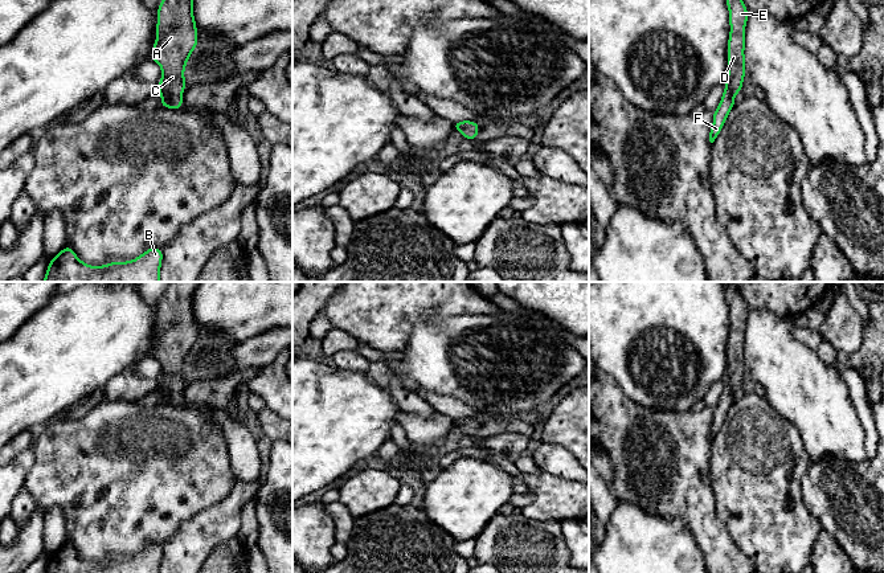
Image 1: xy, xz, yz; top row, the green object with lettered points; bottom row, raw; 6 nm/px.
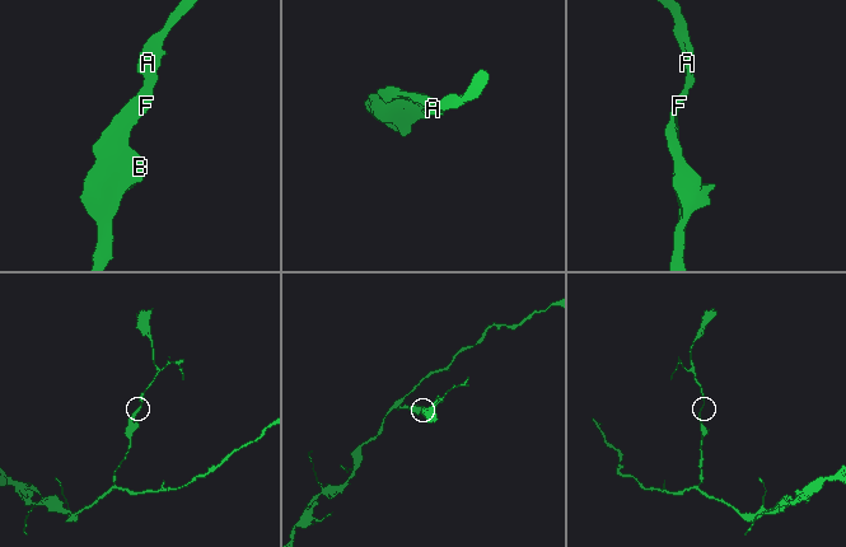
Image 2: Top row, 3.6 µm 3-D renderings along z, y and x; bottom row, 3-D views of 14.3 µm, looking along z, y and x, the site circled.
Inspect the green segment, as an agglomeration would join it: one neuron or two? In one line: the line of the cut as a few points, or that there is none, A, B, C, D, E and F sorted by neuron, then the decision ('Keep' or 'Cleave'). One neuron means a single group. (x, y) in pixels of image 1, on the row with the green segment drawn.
No split. Groups: A B C D E F. Keep

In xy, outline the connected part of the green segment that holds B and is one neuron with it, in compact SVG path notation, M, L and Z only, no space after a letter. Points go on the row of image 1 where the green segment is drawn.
M70 246L50 259L42 282L160 282L163 249L150 247L134 261L89 266Z

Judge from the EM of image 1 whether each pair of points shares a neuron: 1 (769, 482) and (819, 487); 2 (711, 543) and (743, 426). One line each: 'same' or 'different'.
1: different
2: different

